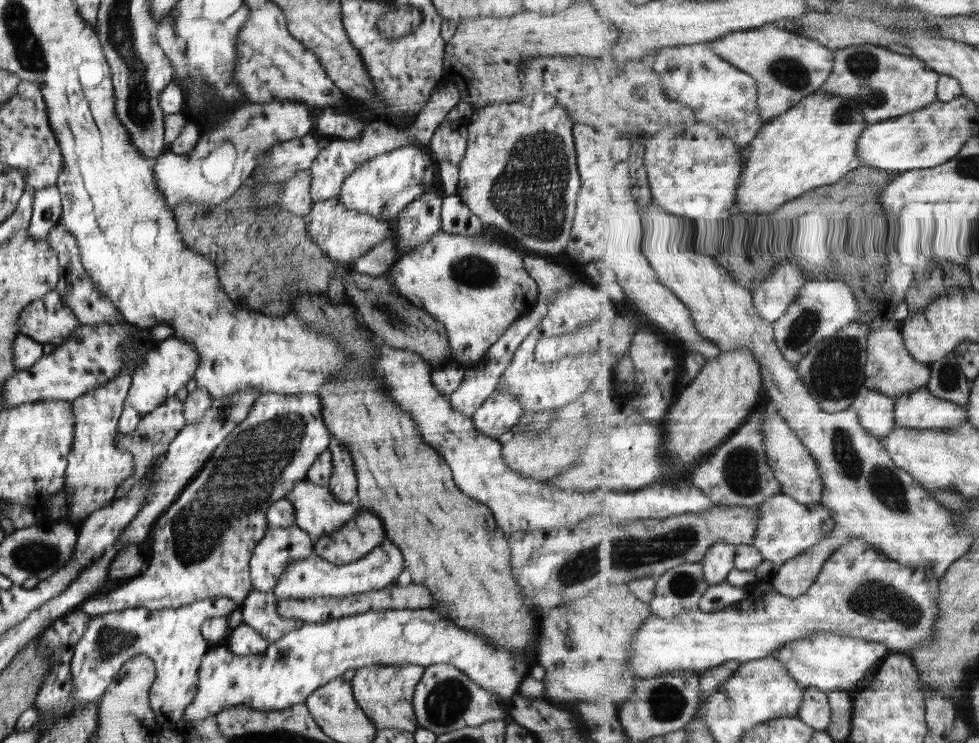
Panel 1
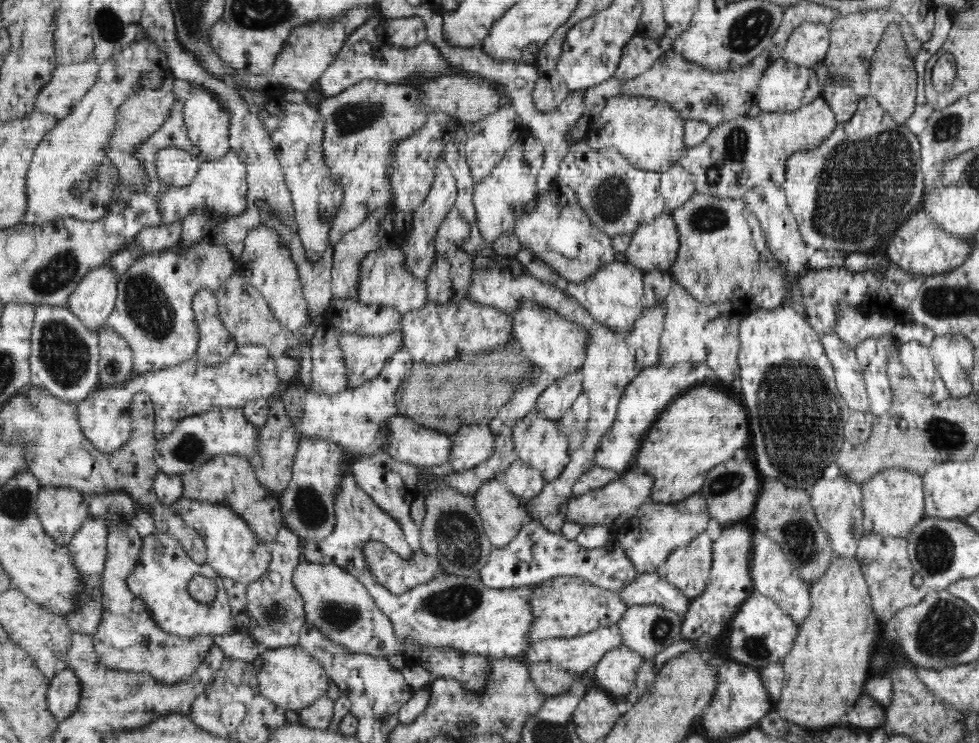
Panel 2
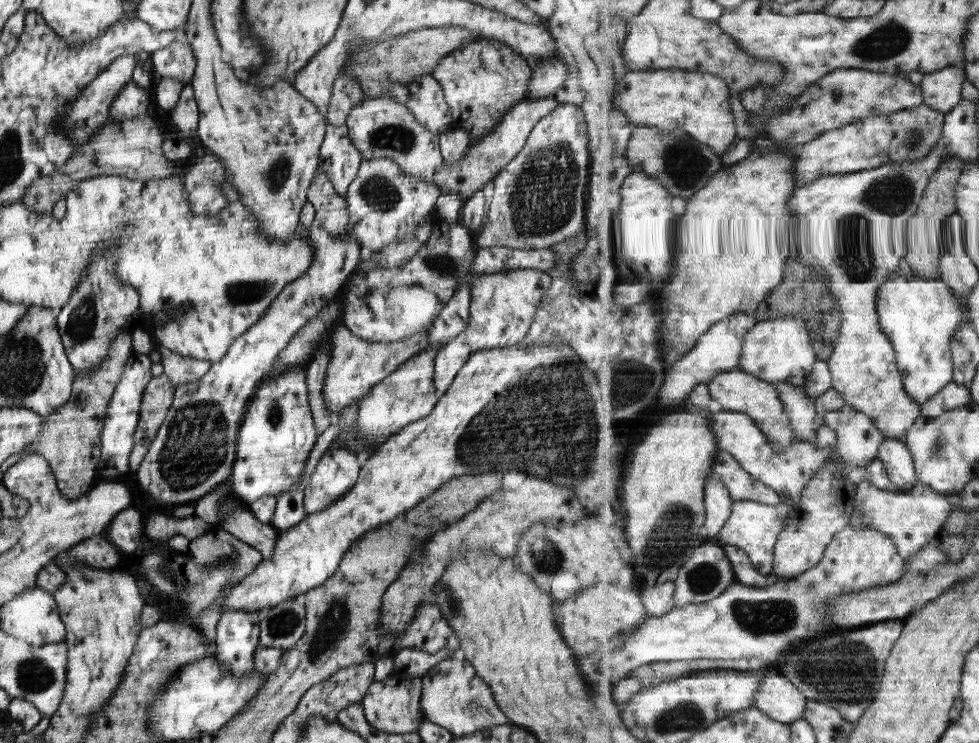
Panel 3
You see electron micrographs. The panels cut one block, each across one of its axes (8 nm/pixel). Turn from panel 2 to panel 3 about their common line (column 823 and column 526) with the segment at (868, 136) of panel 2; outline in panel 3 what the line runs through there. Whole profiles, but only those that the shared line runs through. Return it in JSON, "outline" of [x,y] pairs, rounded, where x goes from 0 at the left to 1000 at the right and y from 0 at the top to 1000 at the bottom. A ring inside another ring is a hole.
{"outline":[[[572,137],[562,153],[552,159],[542,175],[537,194],[507,237],[505,237],[503,272],[490,314],[484,318],[487,338],[507,331],[523,335],[559,334],[597,311],[600,250],[603,240],[604,213],[601,207],[601,174],[598,152],[584,137]]]}

